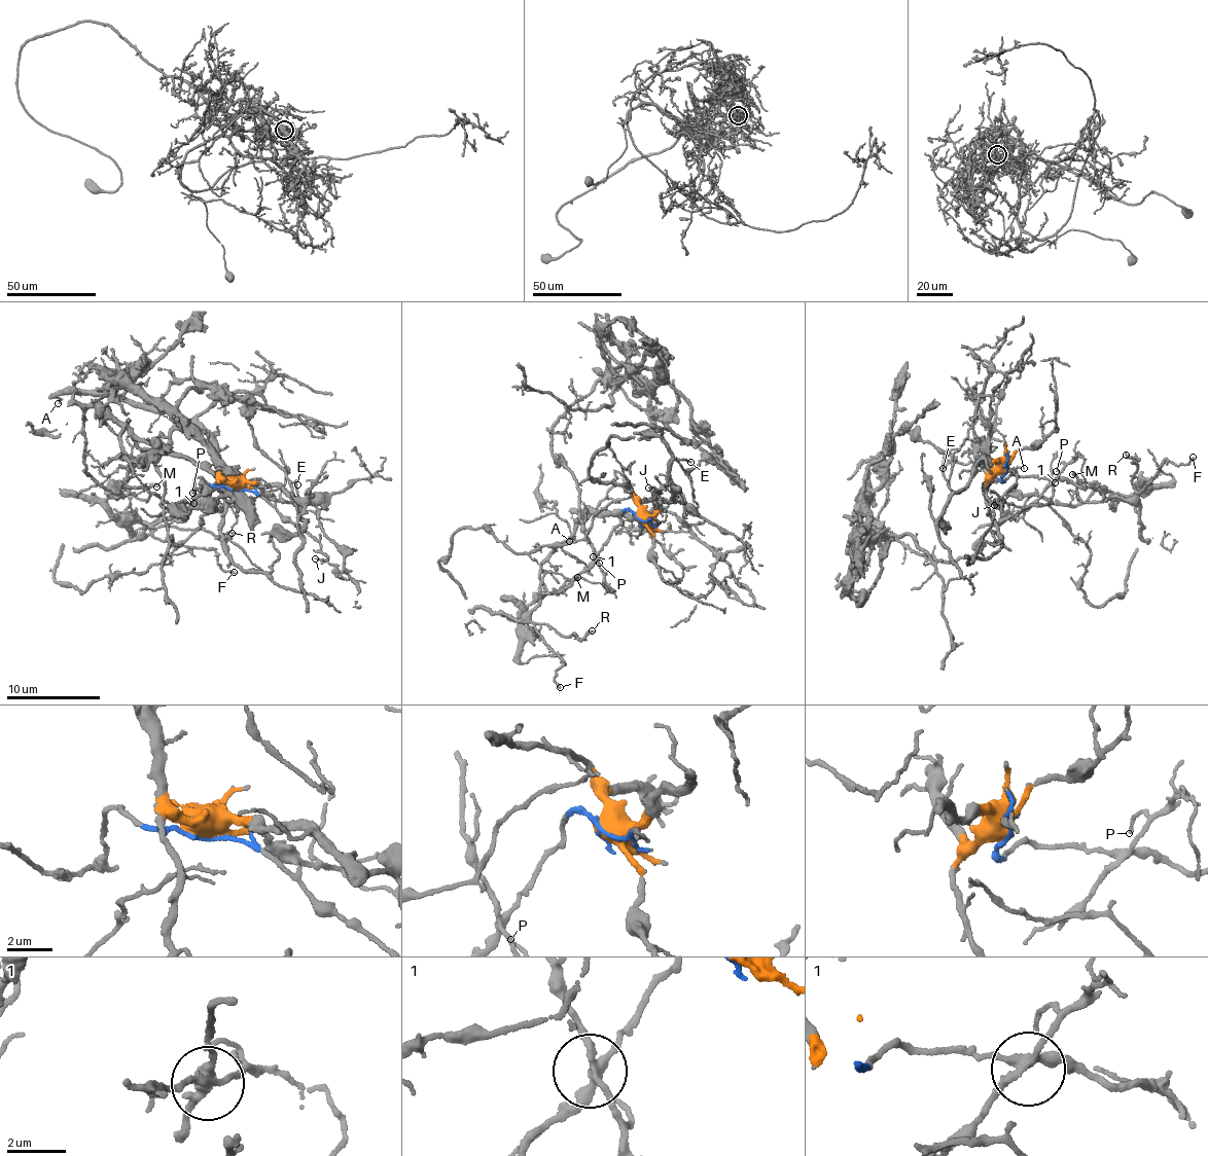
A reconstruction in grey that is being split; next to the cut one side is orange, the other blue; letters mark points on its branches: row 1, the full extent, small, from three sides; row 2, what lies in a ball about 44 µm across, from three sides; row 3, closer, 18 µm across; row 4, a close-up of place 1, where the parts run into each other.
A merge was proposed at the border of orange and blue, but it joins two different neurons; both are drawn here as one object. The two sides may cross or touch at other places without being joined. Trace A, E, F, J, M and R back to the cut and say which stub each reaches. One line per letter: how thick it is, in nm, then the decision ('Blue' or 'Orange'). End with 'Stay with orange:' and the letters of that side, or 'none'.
A: Thickness 80 nm. Orange
E: Thickness 130 nm. Orange
F: Thickness 180 nm. Blue
J: Thickness 160 nm. Blue
M: Thickness 280 nm. Blue
R: Thickness 180 nm. Blue
Stay with orange: A, E

